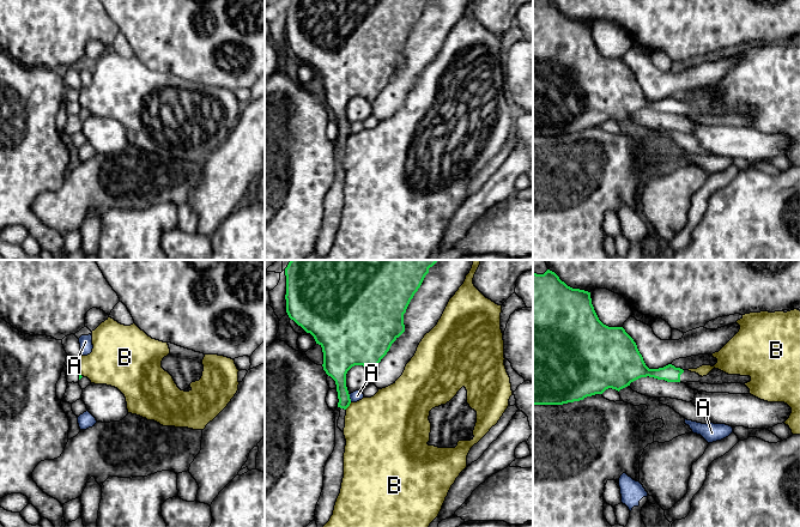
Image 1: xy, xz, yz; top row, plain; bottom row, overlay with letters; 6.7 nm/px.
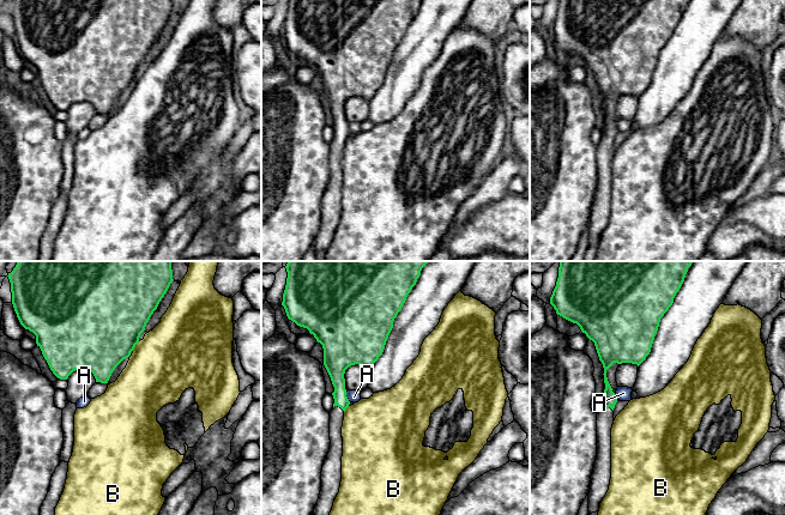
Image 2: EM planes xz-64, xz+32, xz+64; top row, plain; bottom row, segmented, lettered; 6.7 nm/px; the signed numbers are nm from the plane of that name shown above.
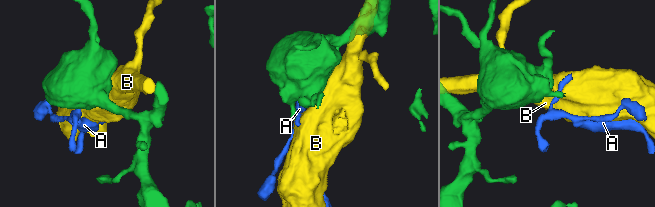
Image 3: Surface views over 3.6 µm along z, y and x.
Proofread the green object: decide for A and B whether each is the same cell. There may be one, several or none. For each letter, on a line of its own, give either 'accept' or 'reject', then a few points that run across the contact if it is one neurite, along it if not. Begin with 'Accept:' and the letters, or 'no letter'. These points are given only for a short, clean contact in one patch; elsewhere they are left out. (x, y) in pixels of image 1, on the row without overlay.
Accept: no letter
A: reject; line xz (349, 126), (351, 133)
B: reject

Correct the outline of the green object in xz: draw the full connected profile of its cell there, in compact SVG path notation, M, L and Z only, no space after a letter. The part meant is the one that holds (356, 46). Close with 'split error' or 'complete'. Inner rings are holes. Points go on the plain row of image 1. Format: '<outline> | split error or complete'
M285 0L286 7L286 44L291 52L301 57L307 65L310 65L316 75L322 79L323 84L323 102L331 108L337 116L338 139L346 141L350 135L350 126L346 119L346 105L354 97L363 97L371 104L378 97L381 91L387 86L392 75L405 63L404 46L413 30L414 25L420 19L429 0Z | complete

